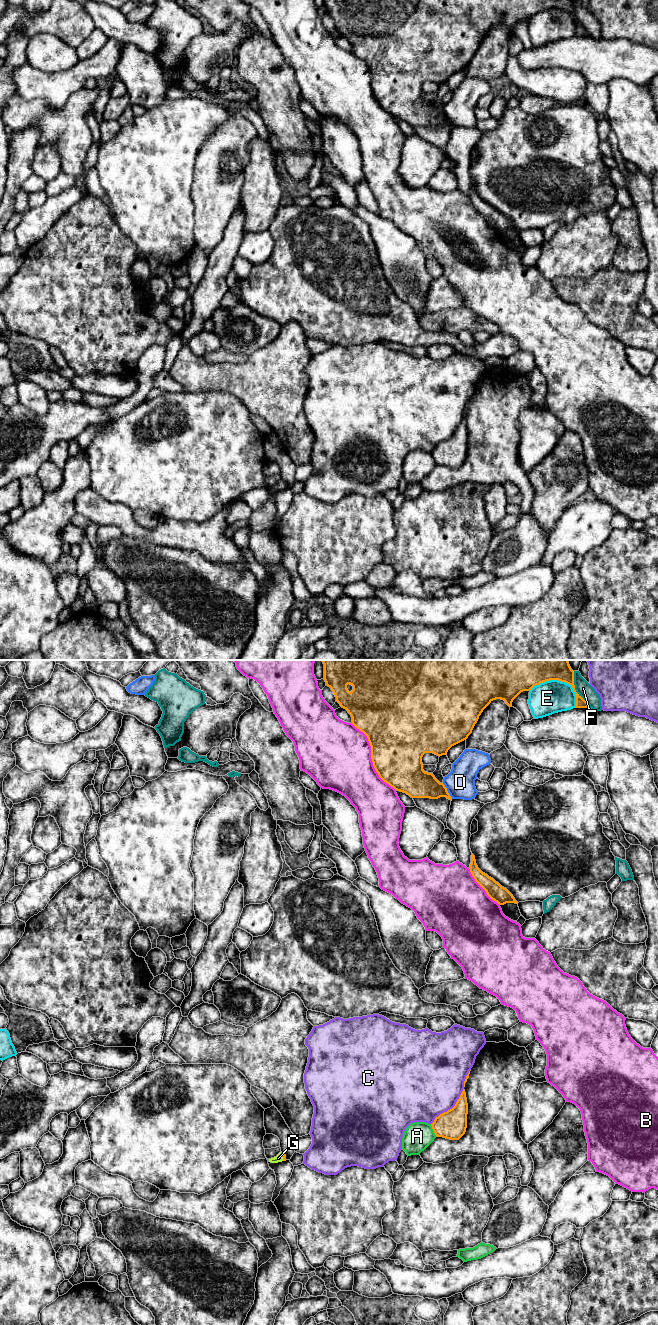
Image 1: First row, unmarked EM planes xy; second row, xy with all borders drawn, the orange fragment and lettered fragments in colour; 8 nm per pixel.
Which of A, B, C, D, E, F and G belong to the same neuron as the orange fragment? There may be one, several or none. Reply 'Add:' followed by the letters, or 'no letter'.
Add: G

